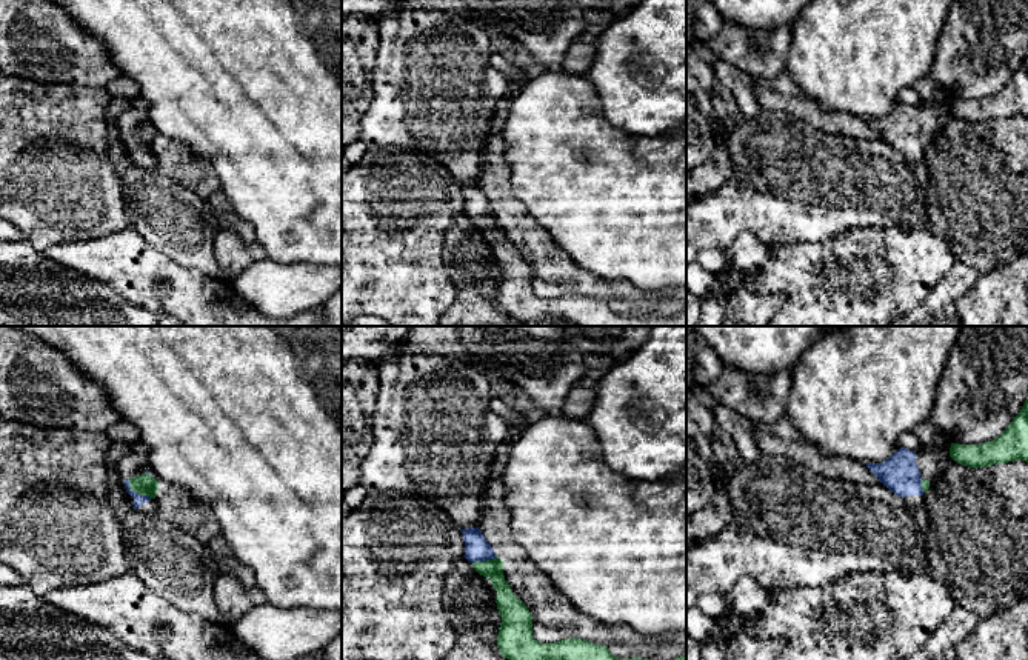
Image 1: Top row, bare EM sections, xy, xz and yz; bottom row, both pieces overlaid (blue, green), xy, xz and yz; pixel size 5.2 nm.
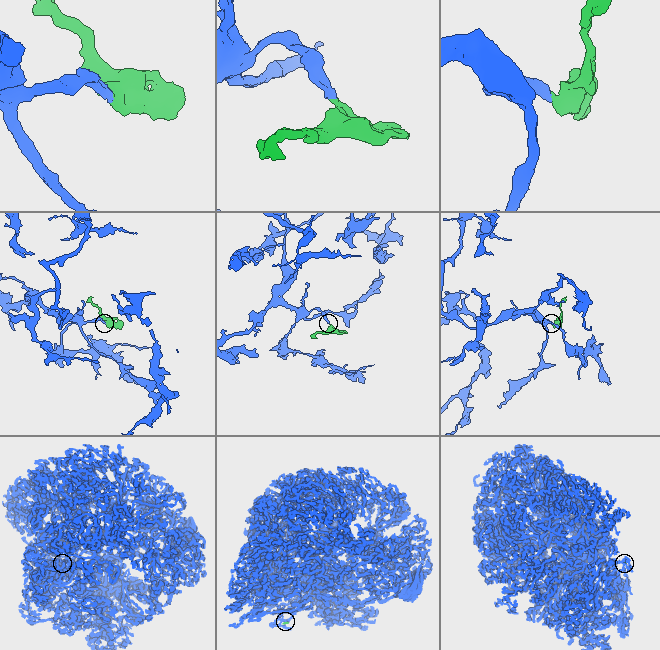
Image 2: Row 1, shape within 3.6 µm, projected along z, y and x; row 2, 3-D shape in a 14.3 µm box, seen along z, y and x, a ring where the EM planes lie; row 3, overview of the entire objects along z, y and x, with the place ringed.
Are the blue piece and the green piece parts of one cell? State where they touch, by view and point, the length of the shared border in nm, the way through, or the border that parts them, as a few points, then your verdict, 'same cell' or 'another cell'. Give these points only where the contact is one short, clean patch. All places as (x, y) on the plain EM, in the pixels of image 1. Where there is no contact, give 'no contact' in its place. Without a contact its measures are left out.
meets blue in xy at (136, 148); contact 160 nm long; runs through xy (139, 156), (136, 148), (145, 140); same cell

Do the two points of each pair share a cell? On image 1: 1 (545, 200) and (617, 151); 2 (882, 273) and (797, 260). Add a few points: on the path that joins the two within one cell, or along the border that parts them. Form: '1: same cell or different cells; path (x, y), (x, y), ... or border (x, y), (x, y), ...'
1: same cell; path (564, 188), (570, 182), (587, 182), (599, 170)
2: same cell; path (861, 280), (824, 282), (819, 279)

